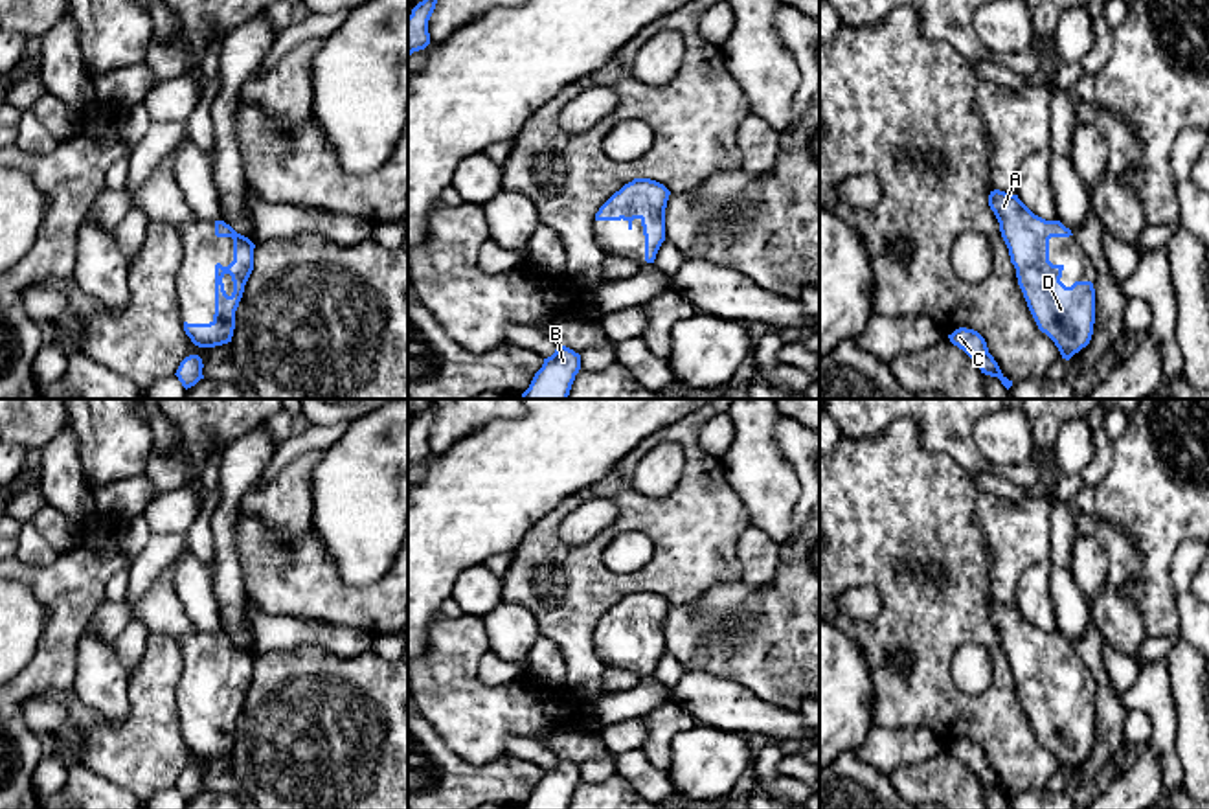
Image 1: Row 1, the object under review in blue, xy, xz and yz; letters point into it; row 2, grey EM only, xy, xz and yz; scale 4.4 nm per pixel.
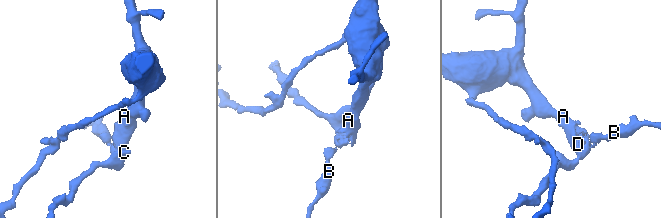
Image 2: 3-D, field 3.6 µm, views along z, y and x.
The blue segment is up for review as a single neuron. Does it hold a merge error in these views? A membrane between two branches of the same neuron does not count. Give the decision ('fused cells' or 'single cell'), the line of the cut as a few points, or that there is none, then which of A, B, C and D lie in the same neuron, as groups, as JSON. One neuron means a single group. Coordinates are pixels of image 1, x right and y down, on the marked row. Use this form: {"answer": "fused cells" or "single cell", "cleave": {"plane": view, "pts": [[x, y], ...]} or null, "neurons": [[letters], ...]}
{"answer": "single cell", "cleave": null, "neurons": [["A", "B", "C", "D"]]}

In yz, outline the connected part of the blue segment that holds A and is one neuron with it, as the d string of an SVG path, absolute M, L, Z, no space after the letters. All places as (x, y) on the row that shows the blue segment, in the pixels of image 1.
M990 191L989 206L1000 222L1018 285L1038 329L1069 360L1090 344L1095 324L1093 283L1075 281L1066 287L1060 281L1064 265L1049 261L1049 239L1069 237L1071 230L1060 221L1034 215L1012 193Z

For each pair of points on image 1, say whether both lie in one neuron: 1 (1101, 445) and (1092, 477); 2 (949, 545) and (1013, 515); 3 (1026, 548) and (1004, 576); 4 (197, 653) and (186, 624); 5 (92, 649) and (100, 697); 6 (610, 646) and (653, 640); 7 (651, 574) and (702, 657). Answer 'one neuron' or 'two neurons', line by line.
1: one neuron
2: two neurons
3: one neuron
4: two neurons
5: one neuron
6: one neuron
7: two neurons

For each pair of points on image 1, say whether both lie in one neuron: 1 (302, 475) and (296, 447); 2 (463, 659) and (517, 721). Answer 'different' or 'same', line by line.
1: different
2: same

